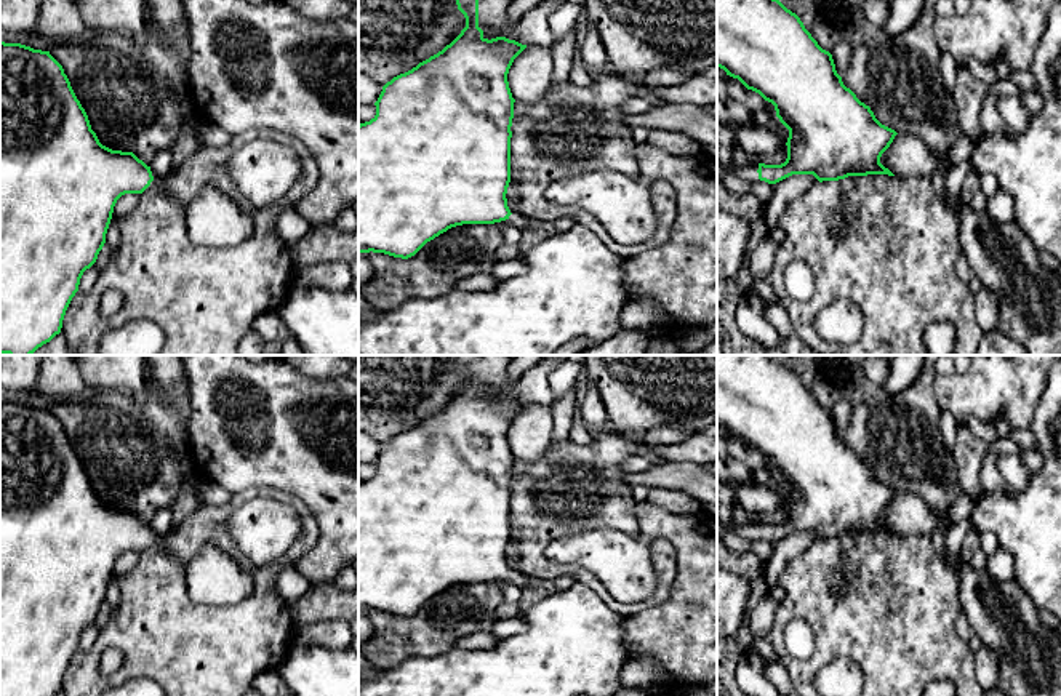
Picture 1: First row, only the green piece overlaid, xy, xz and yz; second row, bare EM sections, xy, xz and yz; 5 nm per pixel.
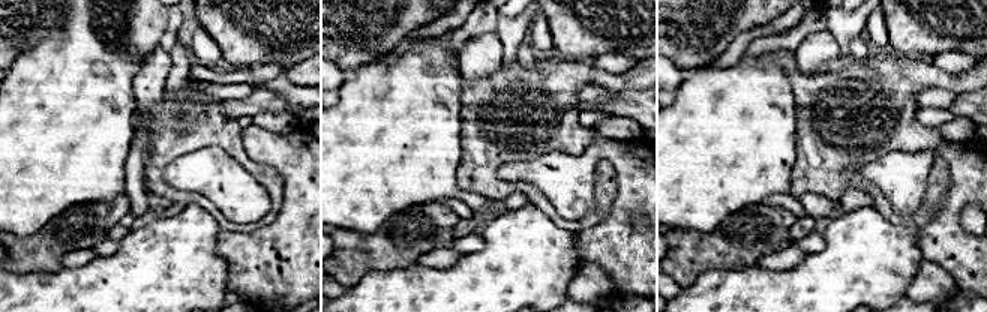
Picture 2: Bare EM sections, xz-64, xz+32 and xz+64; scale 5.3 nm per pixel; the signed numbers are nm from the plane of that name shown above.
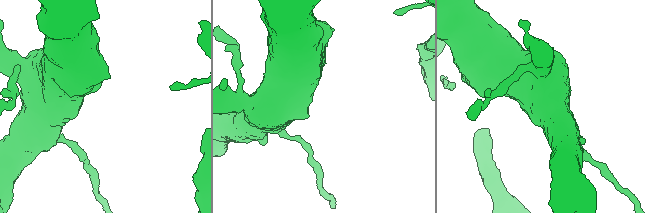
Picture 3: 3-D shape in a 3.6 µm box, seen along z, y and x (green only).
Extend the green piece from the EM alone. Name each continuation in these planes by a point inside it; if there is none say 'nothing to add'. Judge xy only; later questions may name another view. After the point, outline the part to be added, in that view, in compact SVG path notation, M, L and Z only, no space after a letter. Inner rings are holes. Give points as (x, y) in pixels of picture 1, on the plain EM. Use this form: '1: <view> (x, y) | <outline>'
nothing to add

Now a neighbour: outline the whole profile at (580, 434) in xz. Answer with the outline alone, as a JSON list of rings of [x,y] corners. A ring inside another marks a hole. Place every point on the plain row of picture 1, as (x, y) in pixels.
[[[576,414],[571,432],[570,432],[570,440],[578,443],[578,445],[591,445],[594,440],[592,430],[586,427],[583,419]]]

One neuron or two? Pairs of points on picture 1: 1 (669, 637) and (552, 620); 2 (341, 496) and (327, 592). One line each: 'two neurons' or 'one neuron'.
1: two neurons
2: two neurons

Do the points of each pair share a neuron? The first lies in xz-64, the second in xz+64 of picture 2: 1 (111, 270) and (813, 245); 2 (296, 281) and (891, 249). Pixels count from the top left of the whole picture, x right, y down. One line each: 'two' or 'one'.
1: two
2: two

